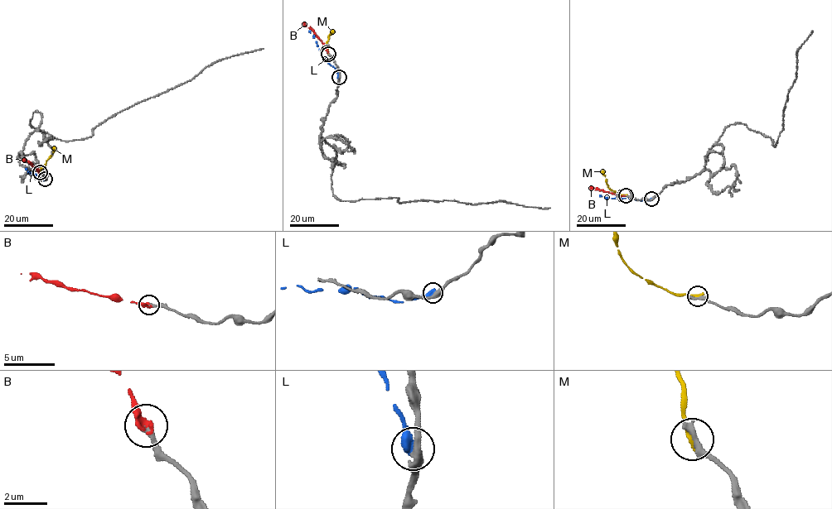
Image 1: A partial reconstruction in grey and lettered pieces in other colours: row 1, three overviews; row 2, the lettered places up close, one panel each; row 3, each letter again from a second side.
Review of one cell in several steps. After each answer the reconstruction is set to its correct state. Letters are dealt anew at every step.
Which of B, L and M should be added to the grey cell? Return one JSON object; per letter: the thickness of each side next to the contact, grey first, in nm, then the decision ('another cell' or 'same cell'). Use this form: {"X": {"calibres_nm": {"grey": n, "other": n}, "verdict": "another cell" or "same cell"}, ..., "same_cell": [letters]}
{"B": {"calibres_nm": {"grey": 260, "other": 340}, "verdict": "same cell"}, "L": {"calibres_nm": {"grey": 360, "other": 500}, "verdict": "another cell"}, "M": {"calibres_nm": {"grey": 380, "other": 260}, "verdict": "another cell"}, "same_cell": ["B"]}

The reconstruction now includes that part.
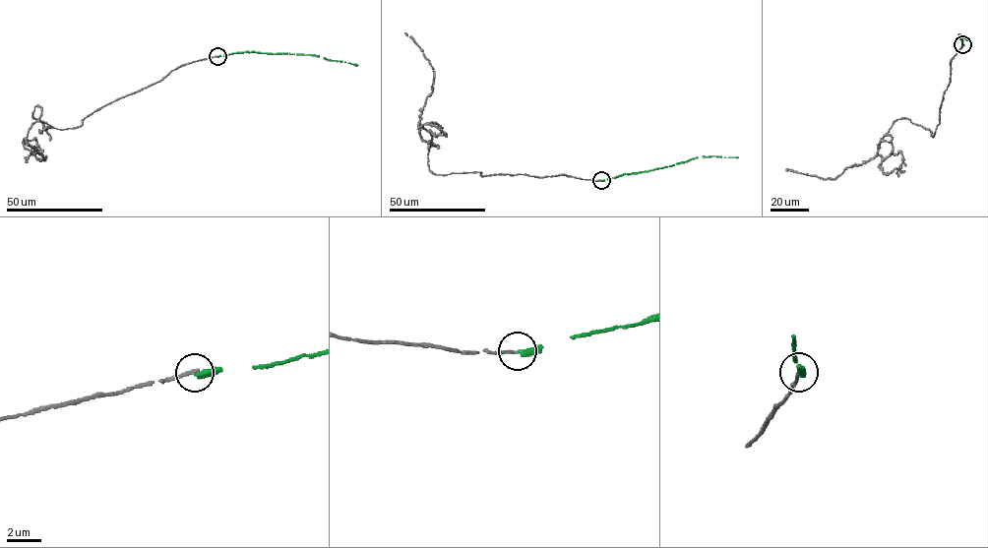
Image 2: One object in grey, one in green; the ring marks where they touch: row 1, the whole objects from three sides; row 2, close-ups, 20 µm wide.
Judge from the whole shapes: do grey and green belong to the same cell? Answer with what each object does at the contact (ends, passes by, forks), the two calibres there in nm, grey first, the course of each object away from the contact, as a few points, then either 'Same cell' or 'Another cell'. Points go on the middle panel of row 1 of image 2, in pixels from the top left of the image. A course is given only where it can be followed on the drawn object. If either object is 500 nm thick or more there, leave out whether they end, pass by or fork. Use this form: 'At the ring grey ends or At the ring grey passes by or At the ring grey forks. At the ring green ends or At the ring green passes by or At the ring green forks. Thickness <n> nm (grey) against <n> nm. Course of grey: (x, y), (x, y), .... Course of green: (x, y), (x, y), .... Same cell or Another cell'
At the ring grey ends. At the ring green ends. Thickness 200 nm (grey) against 340 nm. Course of grey: (601, 180), (559, 174), (435, 174), (427, 156), (432, 138), (419, 123), (434, 70), (405, 32). Course of green: (601, 180), (673, 165), (697, 157), (738, 157). Another cell

